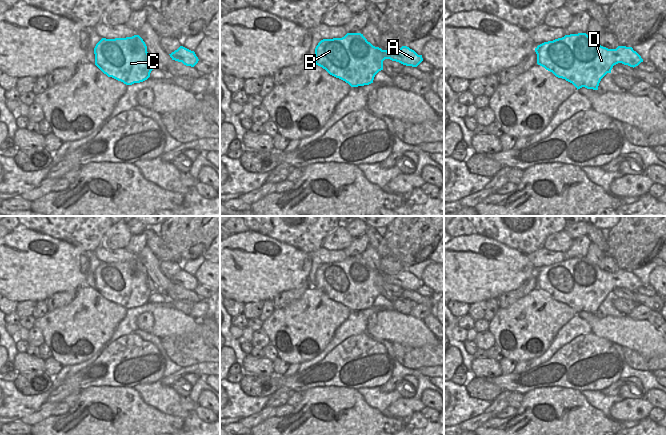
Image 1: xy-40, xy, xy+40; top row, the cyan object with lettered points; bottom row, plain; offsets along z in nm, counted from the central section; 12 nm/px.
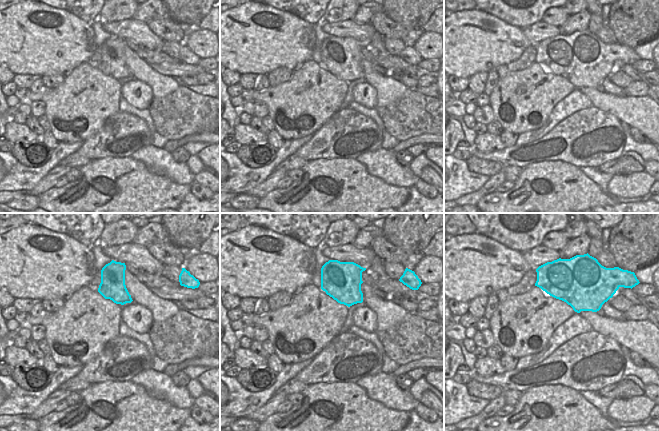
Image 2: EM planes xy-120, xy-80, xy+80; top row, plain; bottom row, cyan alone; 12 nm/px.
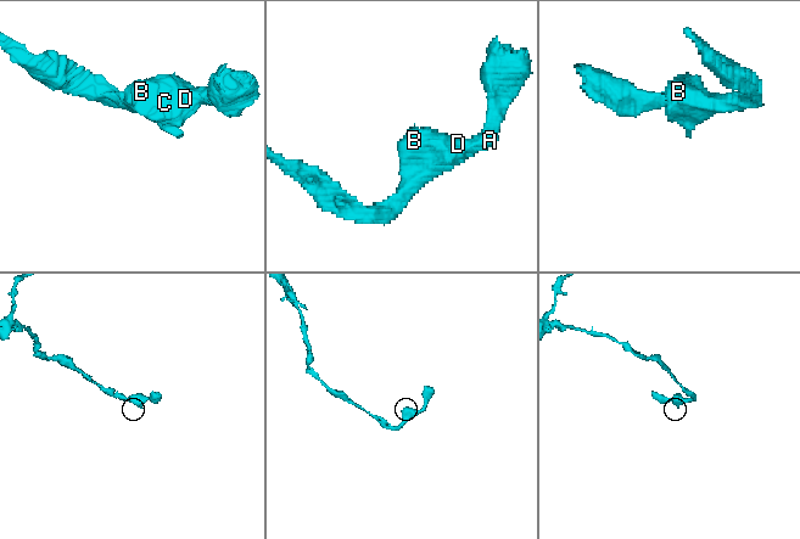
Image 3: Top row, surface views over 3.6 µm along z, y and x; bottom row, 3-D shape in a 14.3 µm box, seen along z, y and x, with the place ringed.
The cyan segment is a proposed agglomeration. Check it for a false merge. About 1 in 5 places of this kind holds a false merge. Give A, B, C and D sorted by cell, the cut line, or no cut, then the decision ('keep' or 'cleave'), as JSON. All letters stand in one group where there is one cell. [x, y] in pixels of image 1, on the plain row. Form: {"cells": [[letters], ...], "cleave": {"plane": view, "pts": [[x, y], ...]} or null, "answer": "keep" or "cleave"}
{"cells": [["A", "B", "C", "D"]], "cleave": null, "answer": "keep"}

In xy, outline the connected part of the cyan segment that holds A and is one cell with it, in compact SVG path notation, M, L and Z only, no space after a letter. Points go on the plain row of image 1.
M347 257L342 262L321 264L315 272L314 287L325 293L330 299L345 305L351 311L358 311L373 307L375 299L383 294L385 283L412 291L417 291L423 285L422 279L418 279L407 270L402 270L396 275L382 274L368 266L361 257Z

